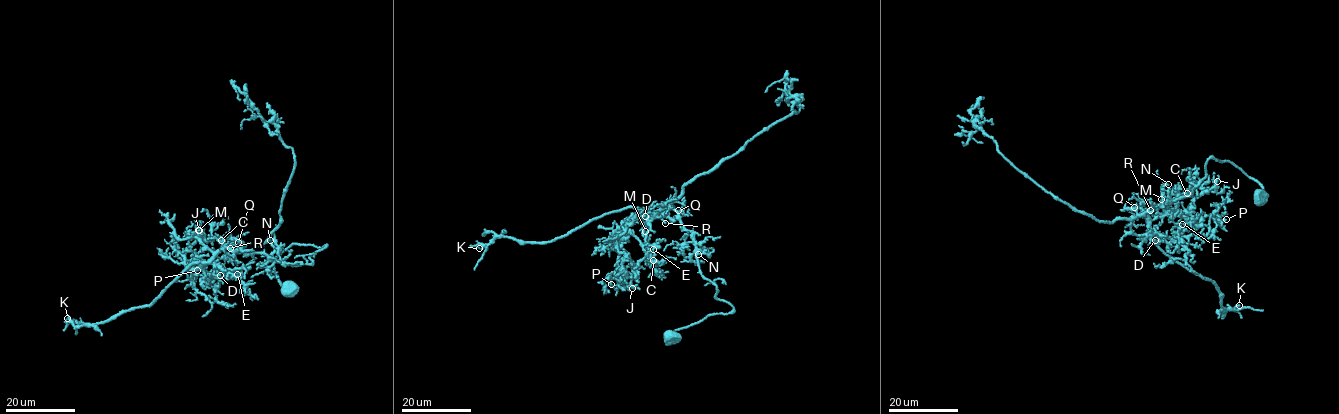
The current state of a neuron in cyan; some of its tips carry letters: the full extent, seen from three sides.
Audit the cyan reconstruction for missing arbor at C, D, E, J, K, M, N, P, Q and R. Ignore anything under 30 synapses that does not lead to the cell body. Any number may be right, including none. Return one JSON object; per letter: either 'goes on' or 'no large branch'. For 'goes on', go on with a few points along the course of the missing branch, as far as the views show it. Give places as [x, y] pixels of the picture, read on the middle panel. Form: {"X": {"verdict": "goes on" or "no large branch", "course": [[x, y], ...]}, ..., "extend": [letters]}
{"C": {"verdict": "no large branch"}, "D": {"verdict": "no large branch"}, "E": {"verdict": "no large branch"}, "J": {"verdict": "no large branch"}, "K": {"verdict": "no large branch"}, "M": {"verdict": "goes on"}, "N": {"verdict": "no large branch"}, "P": {"verdict": "no large branch"}, "Q": {"verdict": "no large branch"}, "R": {"verdict": "no large branch"}, "extend": ["M"]}

